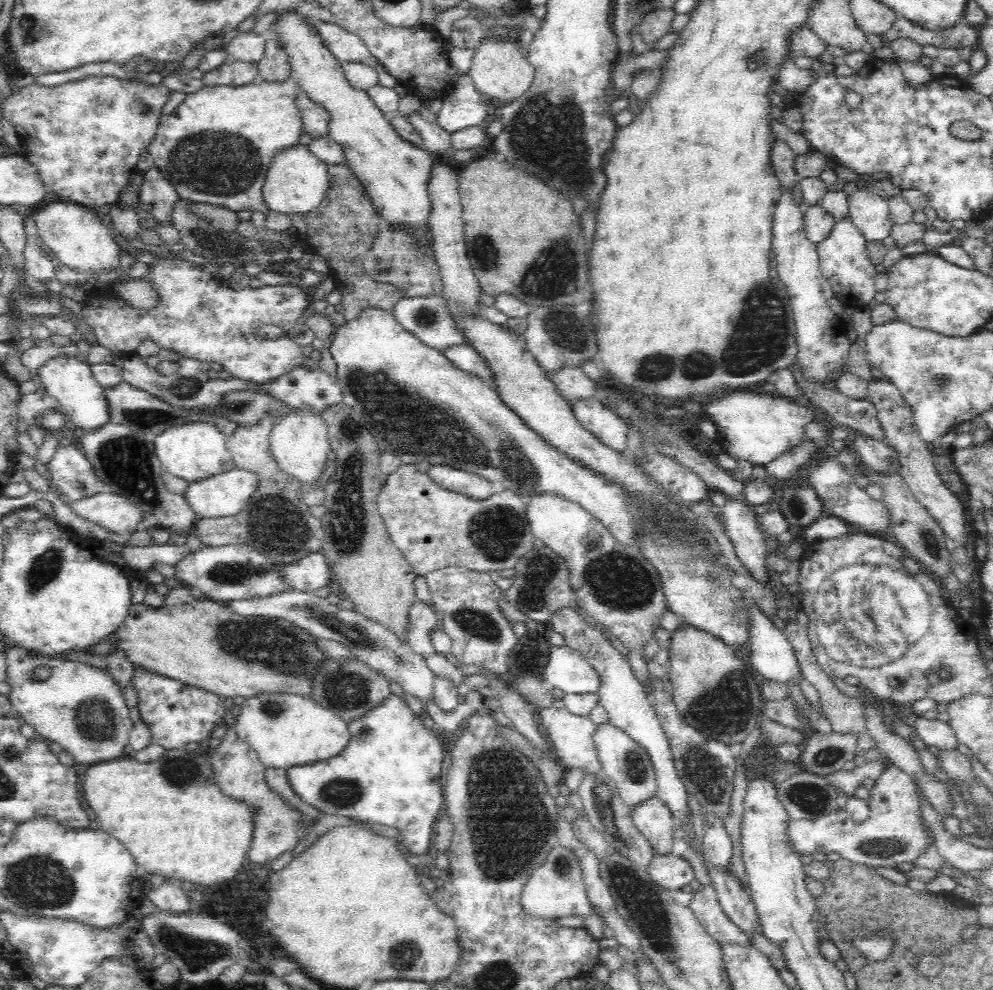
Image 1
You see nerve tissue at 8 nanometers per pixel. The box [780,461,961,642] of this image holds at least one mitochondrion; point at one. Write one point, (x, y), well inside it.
(796, 507)

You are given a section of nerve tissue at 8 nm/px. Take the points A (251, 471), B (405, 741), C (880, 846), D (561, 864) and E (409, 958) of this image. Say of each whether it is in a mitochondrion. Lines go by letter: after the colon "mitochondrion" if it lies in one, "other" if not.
A: other
B: other
C: mitochondrion
D: mitochondrion
E: mitochondrion

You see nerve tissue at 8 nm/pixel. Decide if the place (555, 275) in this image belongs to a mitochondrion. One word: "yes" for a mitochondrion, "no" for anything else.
yes

